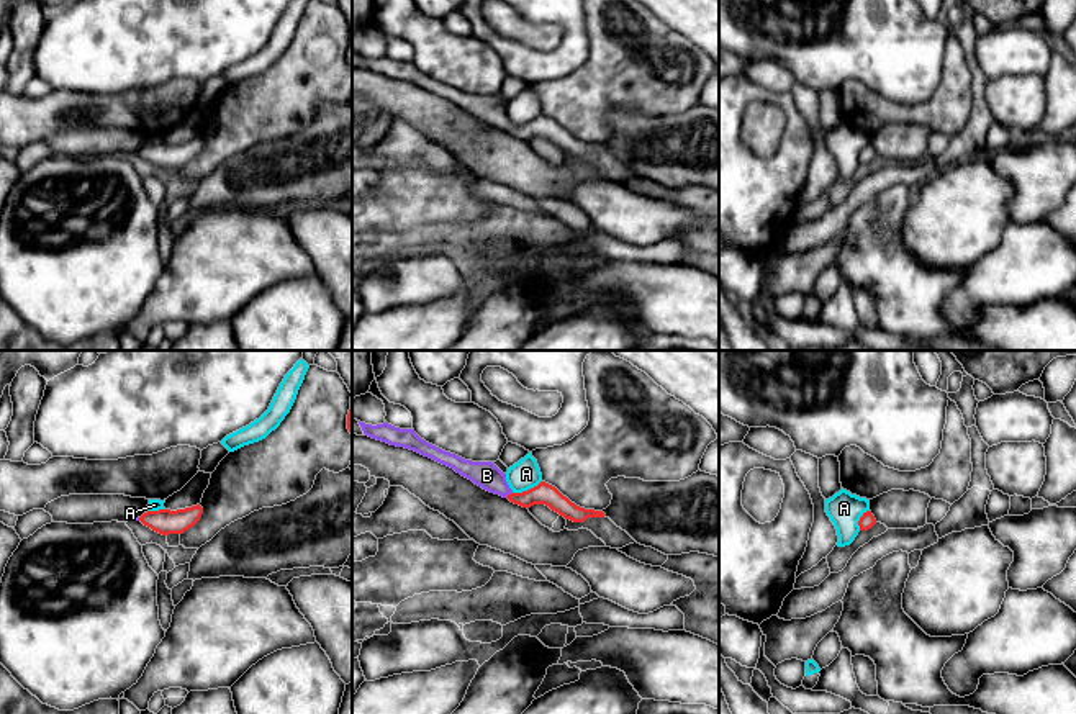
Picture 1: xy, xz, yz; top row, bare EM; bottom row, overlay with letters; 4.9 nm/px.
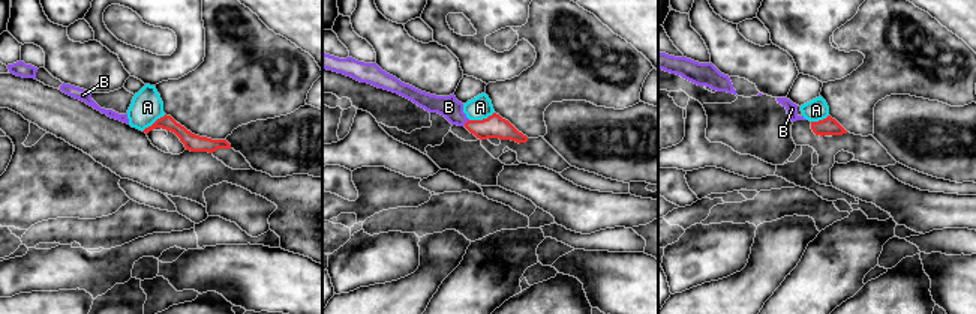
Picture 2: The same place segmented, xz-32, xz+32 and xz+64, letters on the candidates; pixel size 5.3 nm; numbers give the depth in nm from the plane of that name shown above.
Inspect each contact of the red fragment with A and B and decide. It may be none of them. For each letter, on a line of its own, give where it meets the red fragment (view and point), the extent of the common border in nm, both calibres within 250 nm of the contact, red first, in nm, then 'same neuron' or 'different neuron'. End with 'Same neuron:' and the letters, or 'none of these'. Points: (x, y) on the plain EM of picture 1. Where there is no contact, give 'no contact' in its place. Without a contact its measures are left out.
A: xz (528, 123) | 160 nm | 110/140 nm | different neuron
B: xz (508, 128) | 40 nm | 110/130 nm | same neuron
Same neuron: B

